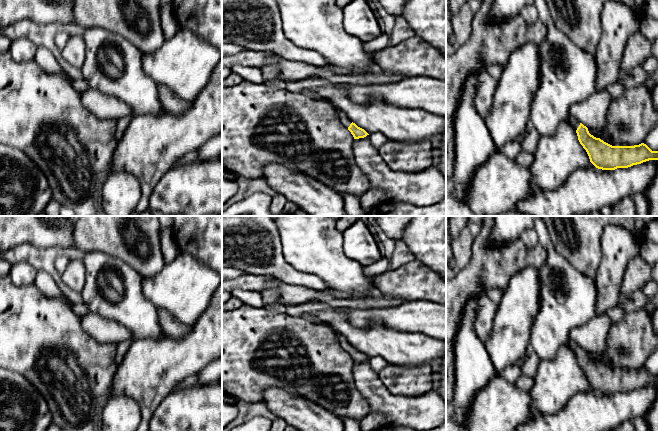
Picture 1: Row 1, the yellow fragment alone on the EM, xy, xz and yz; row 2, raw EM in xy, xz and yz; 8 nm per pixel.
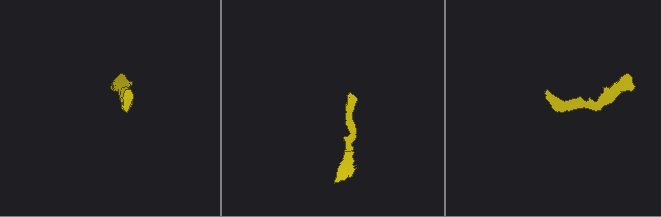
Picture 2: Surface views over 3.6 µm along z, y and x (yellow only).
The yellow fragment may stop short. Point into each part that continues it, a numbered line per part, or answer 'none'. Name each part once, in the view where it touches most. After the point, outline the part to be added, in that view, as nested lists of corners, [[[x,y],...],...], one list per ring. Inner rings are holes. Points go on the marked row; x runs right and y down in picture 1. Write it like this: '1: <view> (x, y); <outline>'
1: yz (572, 121); [[[570,115],[566,117],[565,121],[569,123],[575,129],[575,131],[580,125],[580,122]]]

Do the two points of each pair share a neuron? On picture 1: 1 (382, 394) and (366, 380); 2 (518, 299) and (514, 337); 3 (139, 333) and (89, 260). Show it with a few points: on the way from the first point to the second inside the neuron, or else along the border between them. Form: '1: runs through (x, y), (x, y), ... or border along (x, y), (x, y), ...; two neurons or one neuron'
1: runs through (378, 392), (370, 384); one neuron
2: runs through (518, 308), (514, 317), (514, 328); one neuron
3: runs through (136, 315), (106, 285), (102, 278); one neuron

